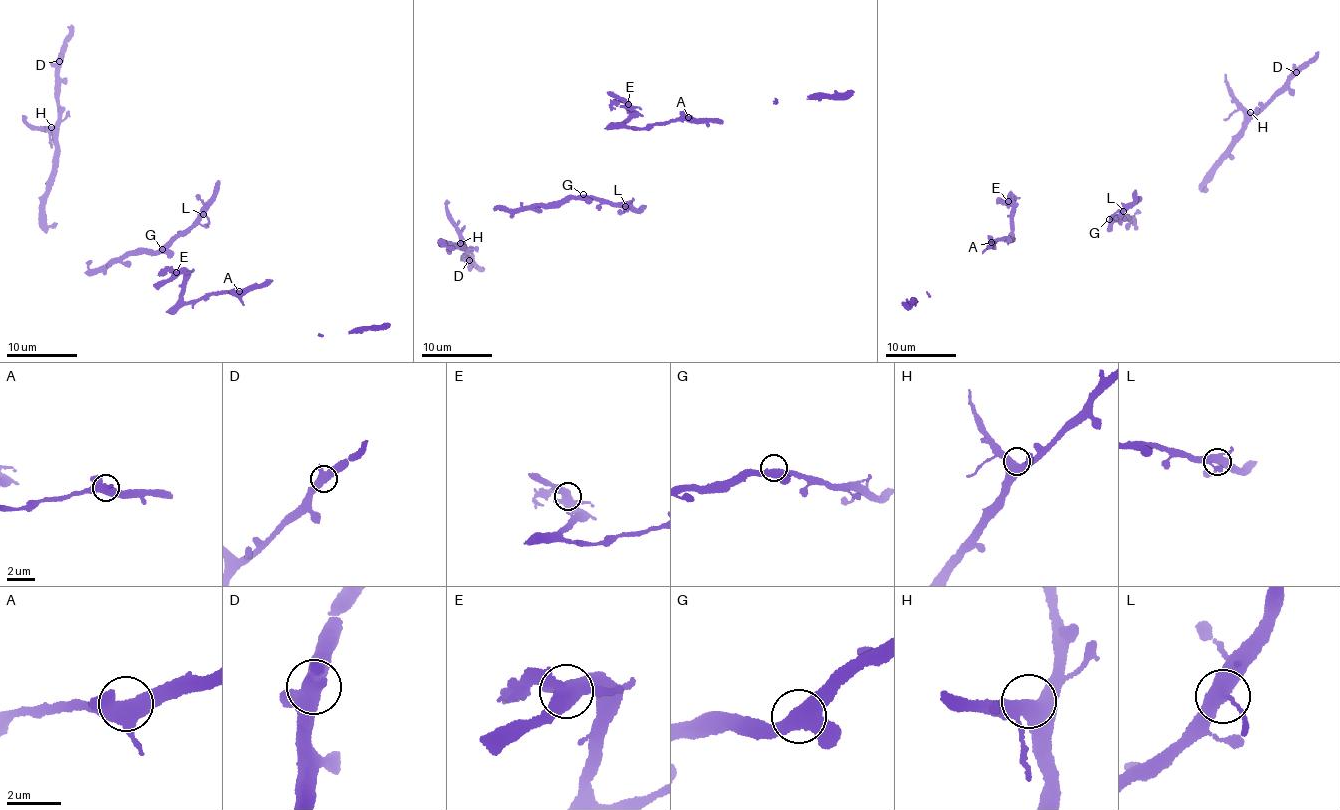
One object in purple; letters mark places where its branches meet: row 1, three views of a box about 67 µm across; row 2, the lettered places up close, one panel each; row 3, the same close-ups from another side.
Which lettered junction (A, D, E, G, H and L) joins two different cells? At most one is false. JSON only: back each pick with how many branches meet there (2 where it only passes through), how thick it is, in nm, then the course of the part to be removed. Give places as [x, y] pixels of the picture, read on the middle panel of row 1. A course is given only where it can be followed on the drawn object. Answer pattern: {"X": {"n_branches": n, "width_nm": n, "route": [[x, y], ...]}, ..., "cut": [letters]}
{"cut": []}

